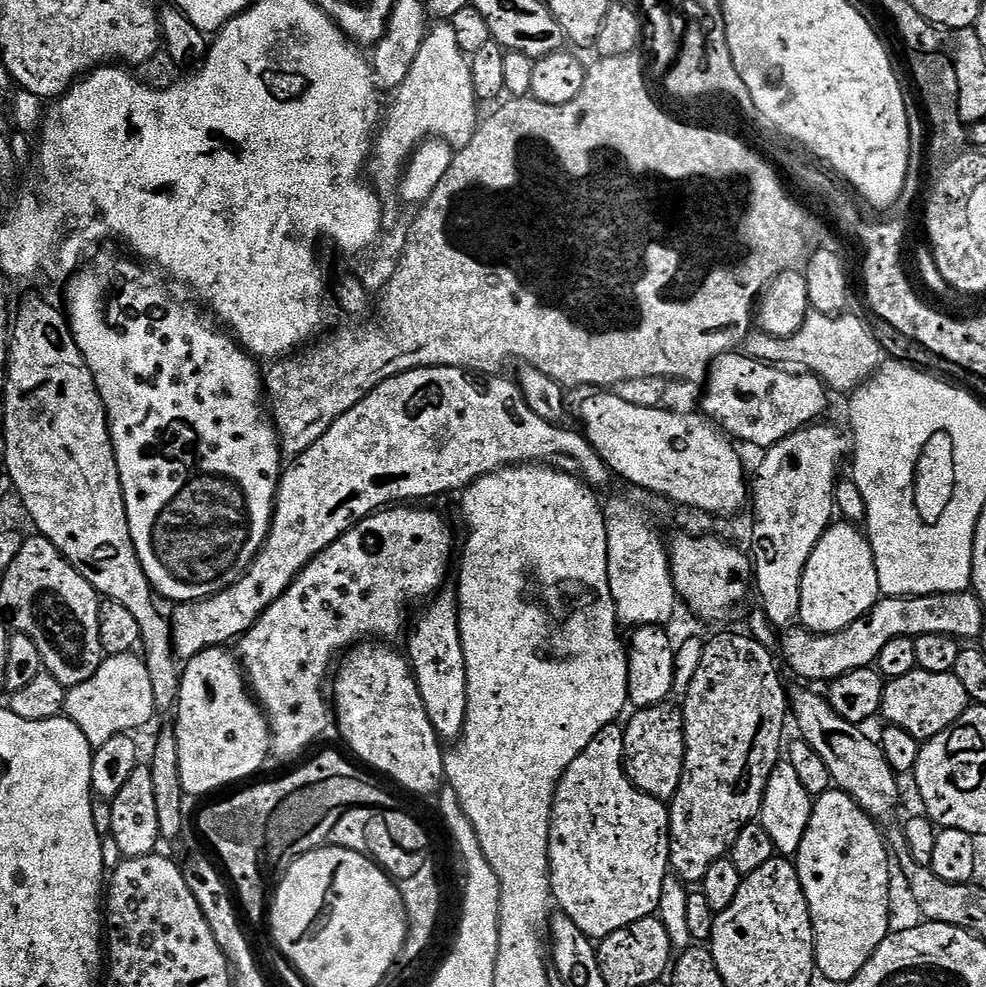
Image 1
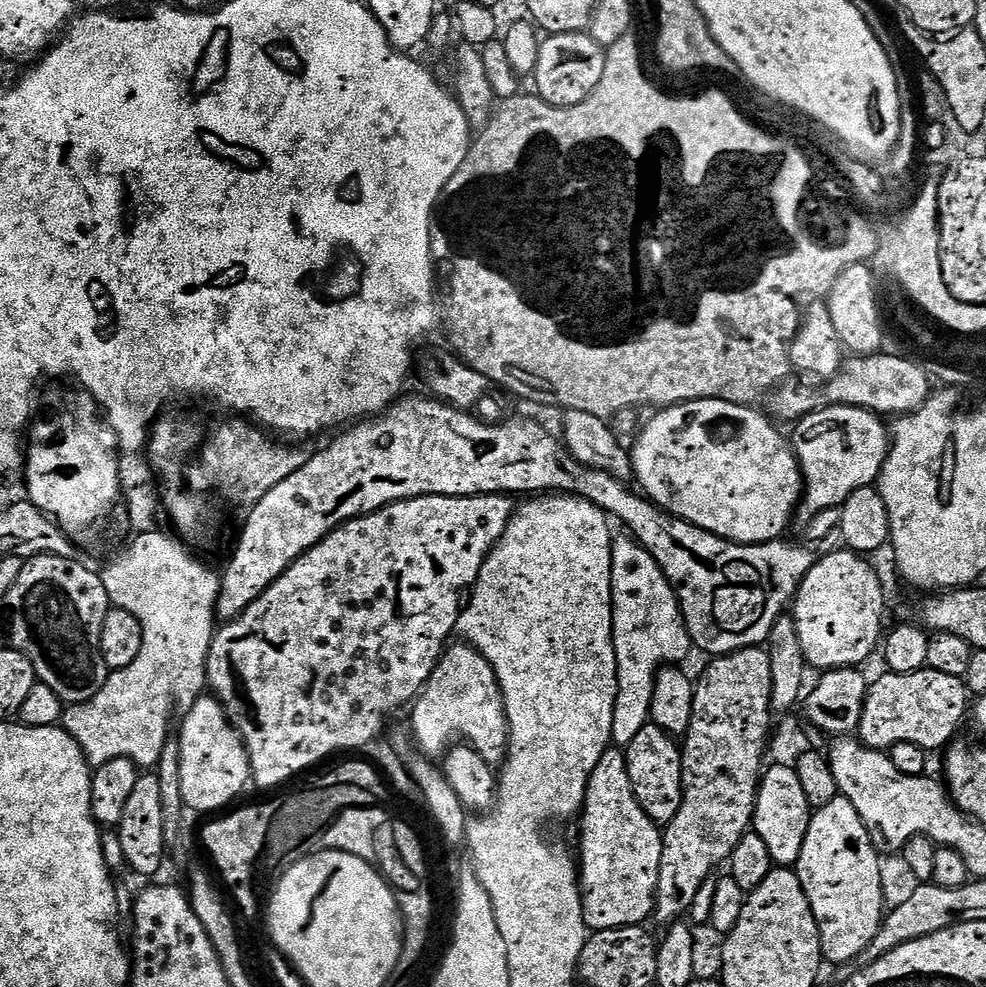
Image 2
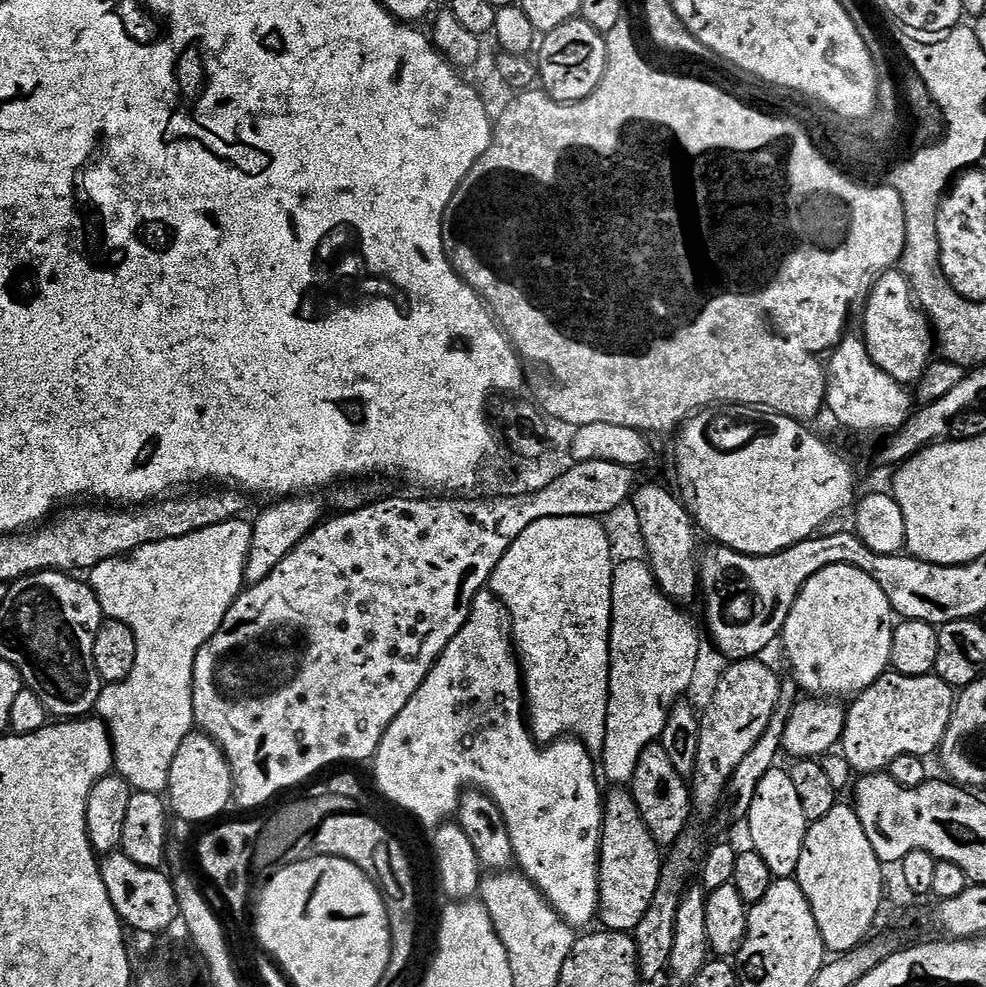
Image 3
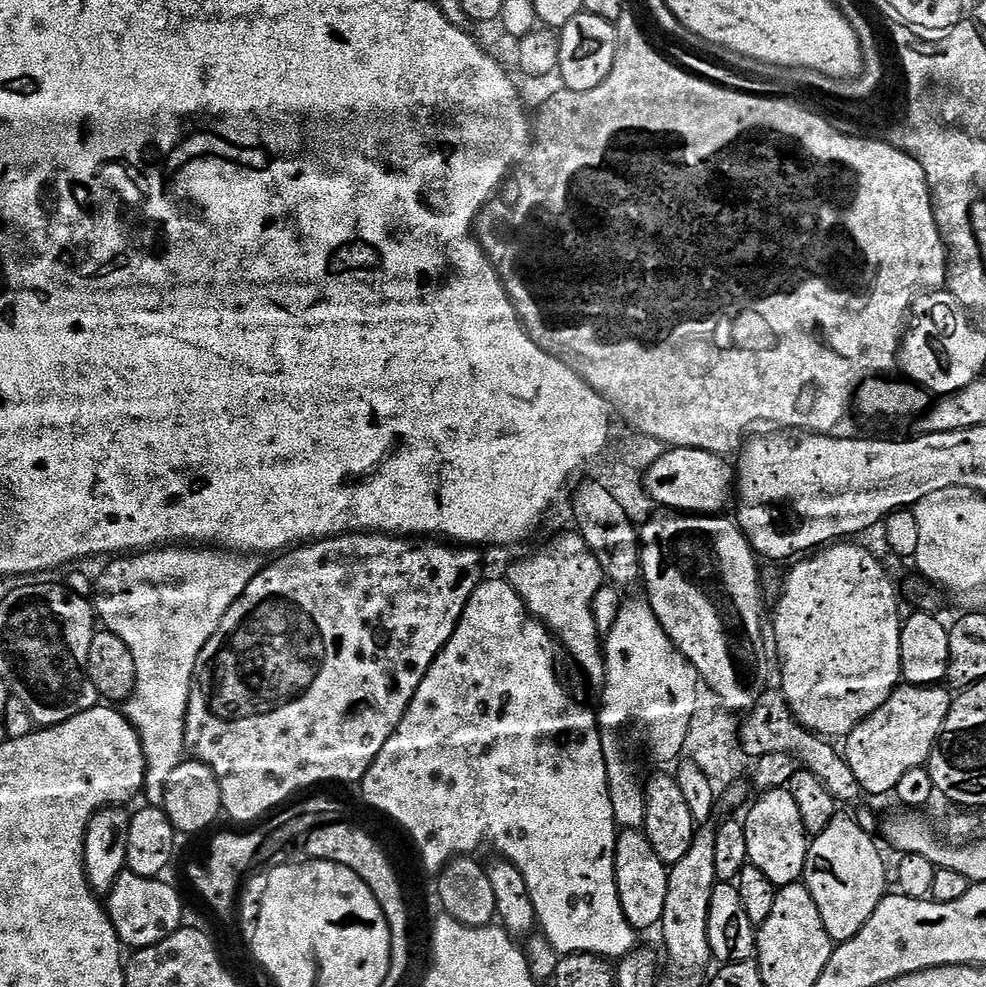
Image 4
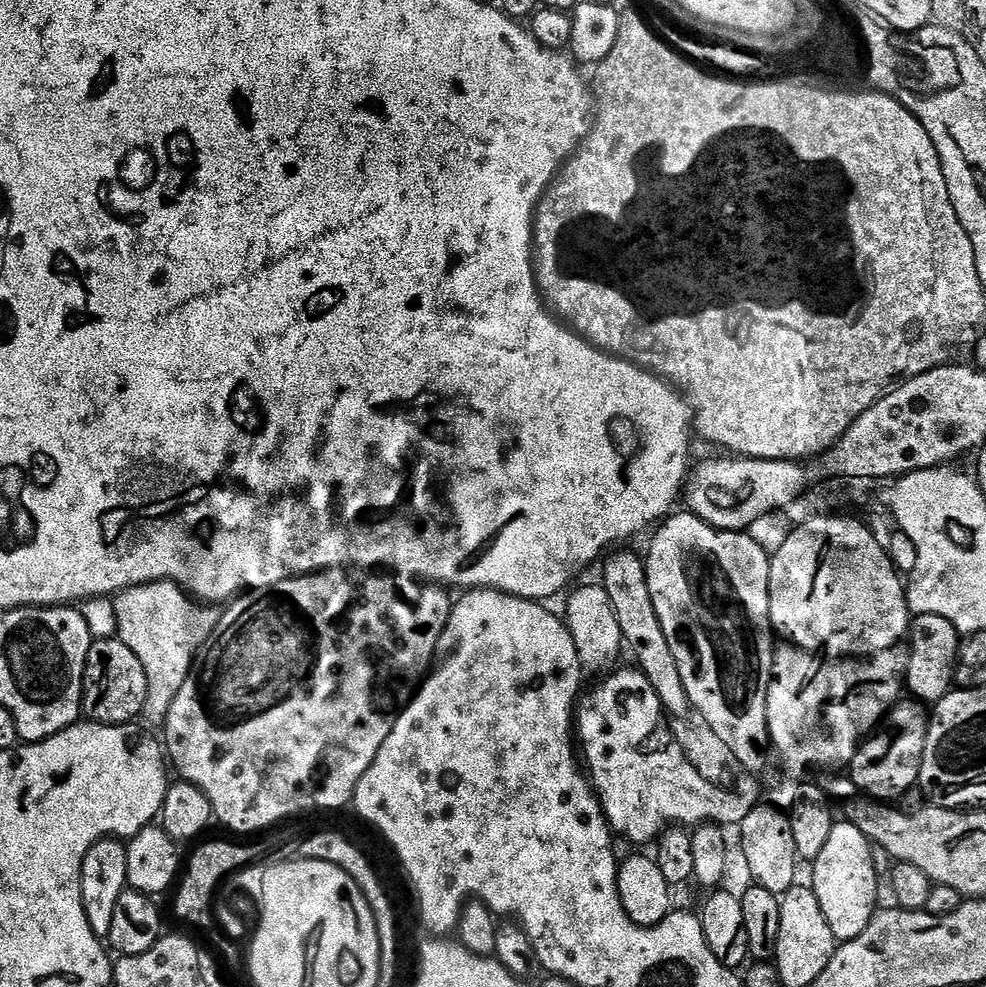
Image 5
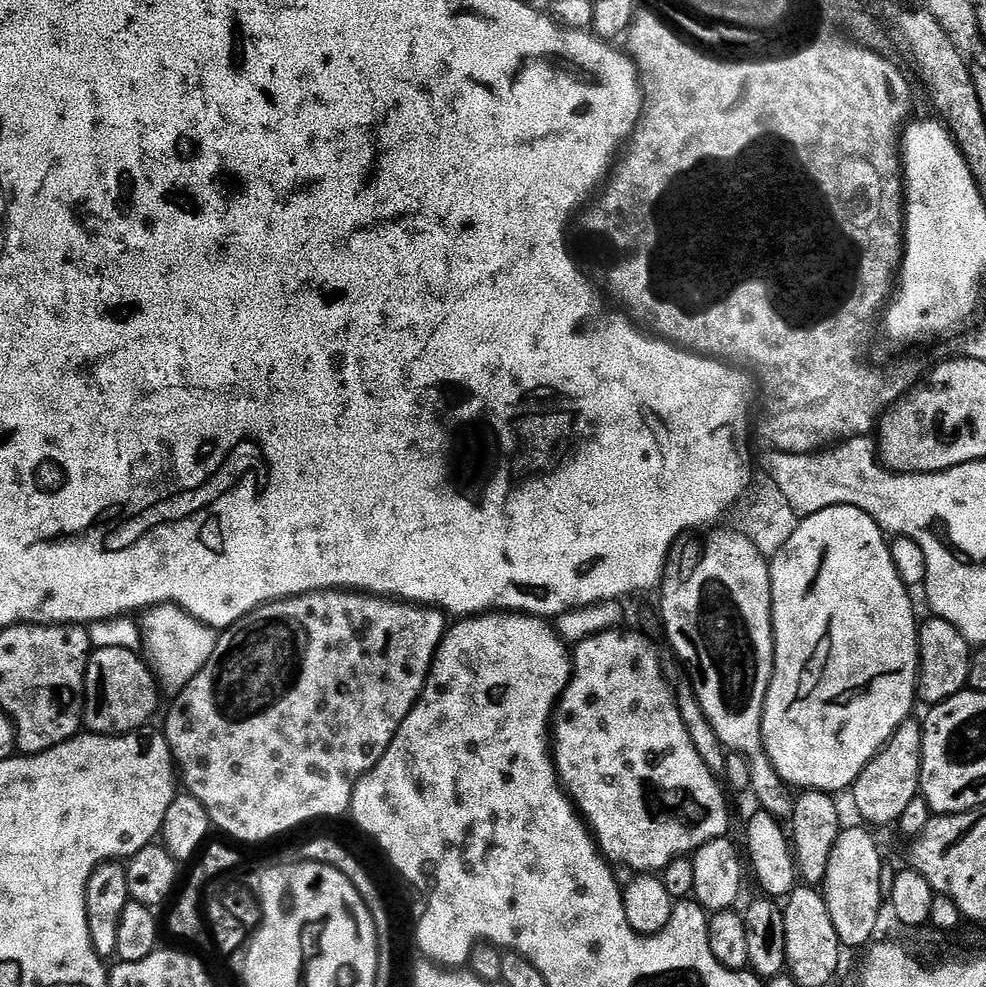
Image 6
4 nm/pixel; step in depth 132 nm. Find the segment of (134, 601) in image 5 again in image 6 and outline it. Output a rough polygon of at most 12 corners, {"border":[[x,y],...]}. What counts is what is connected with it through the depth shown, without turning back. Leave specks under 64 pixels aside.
{"border":[[176,604],[139,621],[155,675],[172,694],[210,662],[217,629]]}

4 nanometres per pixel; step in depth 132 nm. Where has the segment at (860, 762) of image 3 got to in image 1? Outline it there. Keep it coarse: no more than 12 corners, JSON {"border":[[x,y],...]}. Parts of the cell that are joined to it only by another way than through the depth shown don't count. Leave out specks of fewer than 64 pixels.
{"border":[[952,671],[885,683],[879,715],[923,742],[969,706]]}

